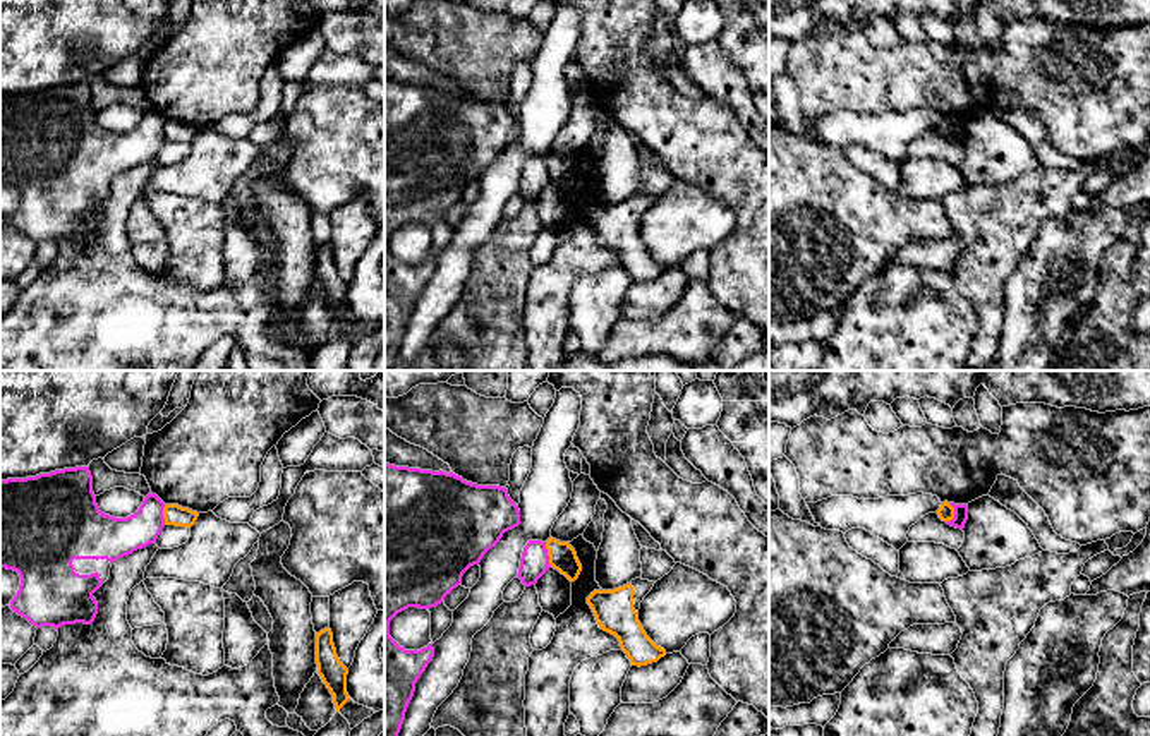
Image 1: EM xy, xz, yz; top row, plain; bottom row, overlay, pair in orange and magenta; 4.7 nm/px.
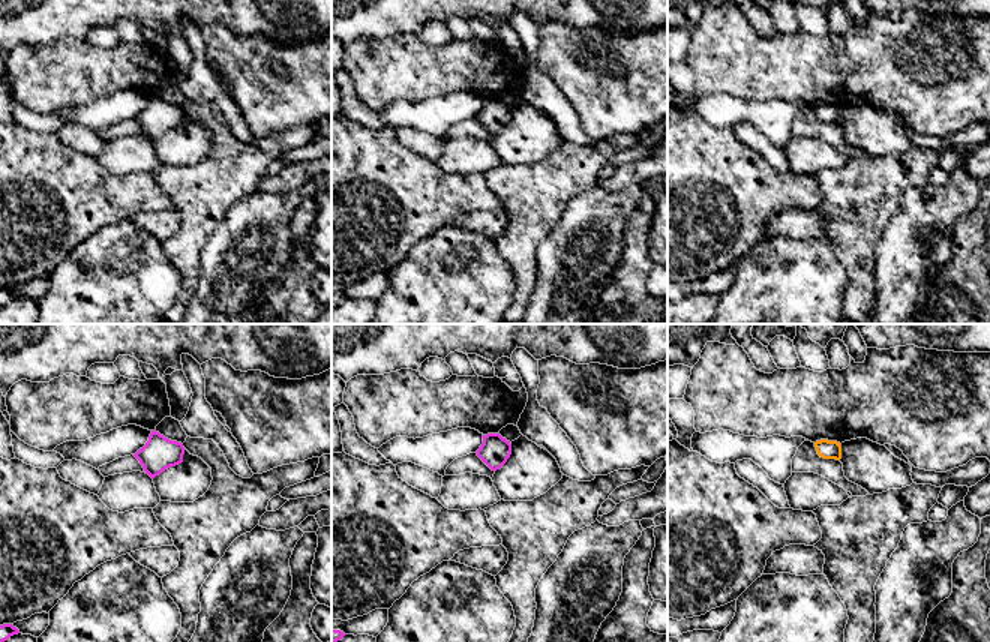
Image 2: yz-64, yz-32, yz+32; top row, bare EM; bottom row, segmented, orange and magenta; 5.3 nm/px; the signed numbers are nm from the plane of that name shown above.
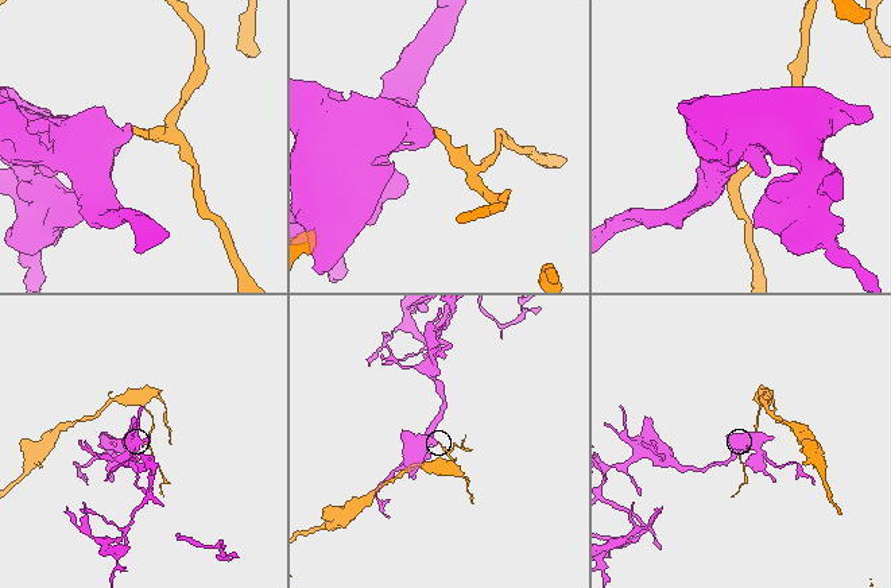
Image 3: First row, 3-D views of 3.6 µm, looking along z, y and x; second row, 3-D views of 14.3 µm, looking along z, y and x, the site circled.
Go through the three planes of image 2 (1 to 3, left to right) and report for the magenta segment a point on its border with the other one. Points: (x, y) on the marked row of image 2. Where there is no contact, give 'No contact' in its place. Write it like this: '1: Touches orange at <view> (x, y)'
1: No contact
2: No contact
3: No contact

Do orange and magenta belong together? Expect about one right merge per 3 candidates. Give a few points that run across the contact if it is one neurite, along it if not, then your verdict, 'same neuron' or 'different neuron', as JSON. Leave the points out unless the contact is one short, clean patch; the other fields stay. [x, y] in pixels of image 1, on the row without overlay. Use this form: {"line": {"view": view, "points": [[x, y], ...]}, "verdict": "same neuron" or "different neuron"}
{"line": {"view": "xz", "points": [[544, 158], [551, 182]]}, "verdict": "different neuron"}

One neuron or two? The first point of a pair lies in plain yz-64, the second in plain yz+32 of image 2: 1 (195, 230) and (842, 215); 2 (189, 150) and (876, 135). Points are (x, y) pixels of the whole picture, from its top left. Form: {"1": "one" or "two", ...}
{"1": "one", "2": "one"}

